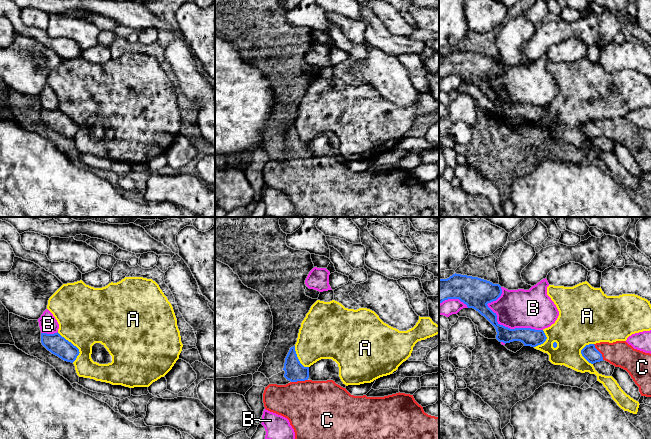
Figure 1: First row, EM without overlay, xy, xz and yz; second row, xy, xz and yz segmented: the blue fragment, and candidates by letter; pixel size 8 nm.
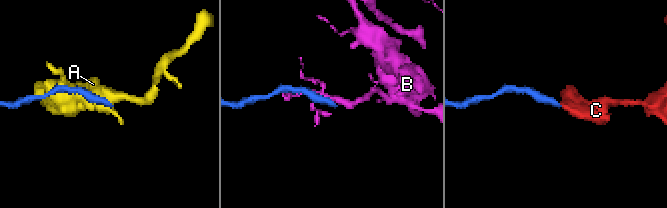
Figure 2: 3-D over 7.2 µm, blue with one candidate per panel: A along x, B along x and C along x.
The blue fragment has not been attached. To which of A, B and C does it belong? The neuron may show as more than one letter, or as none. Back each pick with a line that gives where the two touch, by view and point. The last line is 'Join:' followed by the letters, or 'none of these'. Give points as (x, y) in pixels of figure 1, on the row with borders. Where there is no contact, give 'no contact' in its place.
C: xz (299, 380)
Join: C

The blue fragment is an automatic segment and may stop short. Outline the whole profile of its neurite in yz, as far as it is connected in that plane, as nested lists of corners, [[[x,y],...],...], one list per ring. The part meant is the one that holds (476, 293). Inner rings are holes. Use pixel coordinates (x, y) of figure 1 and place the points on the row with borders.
[[[453,274],[447,279],[439,279],[439,304],[448,299],[459,299],[467,305],[468,308],[473,308],[484,316],[496,329],[496,339],[499,342],[510,343],[520,341],[524,346],[536,347],[543,344],[547,337],[543,330],[535,330],[531,328],[515,328],[510,329],[497,322],[497,315],[489,307],[488,303],[496,301],[502,294],[502,289],[499,284],[493,284],[490,281],[461,274]]]

